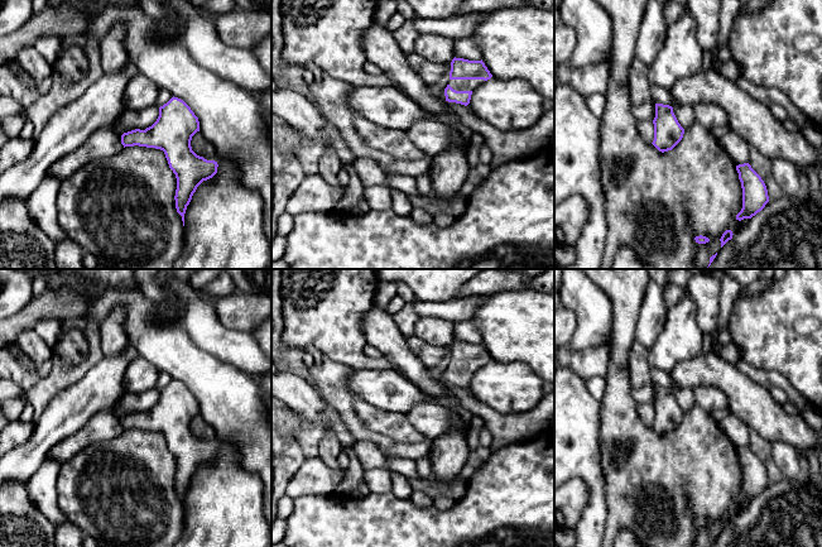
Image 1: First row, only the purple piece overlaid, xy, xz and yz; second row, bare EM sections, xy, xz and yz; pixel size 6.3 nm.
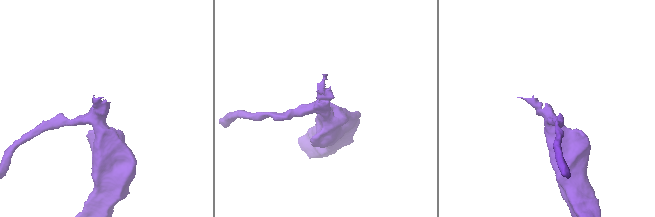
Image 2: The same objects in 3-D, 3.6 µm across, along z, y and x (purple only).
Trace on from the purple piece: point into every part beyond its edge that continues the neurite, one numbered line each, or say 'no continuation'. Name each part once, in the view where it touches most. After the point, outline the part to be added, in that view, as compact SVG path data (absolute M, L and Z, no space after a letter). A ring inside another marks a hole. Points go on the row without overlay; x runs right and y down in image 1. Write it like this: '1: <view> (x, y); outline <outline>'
1: xz (458, 368); outline M448 363L448 368L456 374L474 374L484 365L484 363Z

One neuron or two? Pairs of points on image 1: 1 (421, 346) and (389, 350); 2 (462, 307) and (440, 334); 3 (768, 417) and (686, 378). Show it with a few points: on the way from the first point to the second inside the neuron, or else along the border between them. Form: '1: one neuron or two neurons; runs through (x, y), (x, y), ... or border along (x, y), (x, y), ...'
1: two neurons; border along (405, 339), (407, 346), (428, 368)
2: two neurons; border along (421, 316), (437, 316), (453, 324)
3: one neuron; runs through (748, 398), (726, 377), (706, 377)

